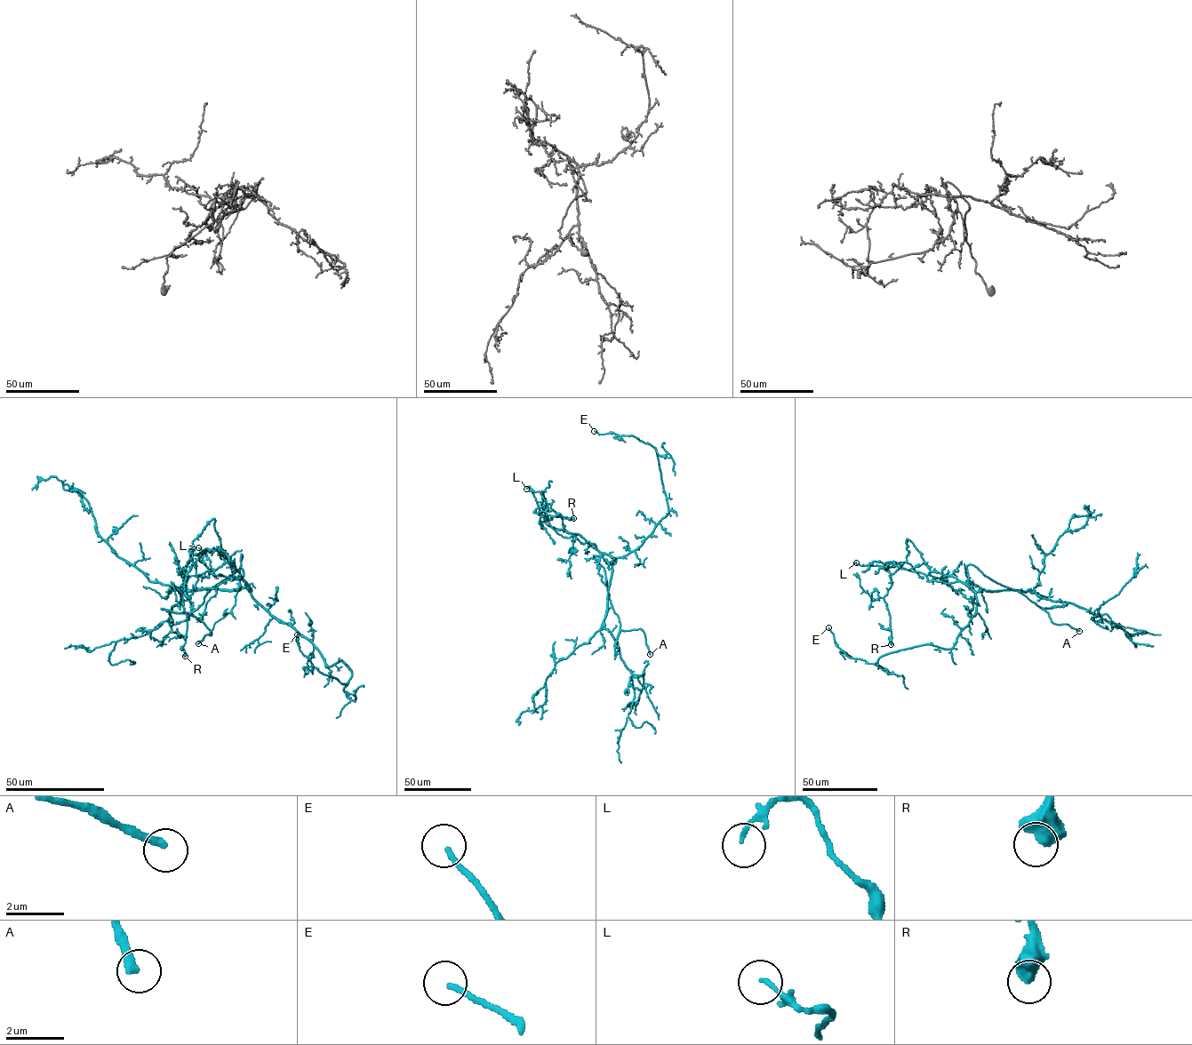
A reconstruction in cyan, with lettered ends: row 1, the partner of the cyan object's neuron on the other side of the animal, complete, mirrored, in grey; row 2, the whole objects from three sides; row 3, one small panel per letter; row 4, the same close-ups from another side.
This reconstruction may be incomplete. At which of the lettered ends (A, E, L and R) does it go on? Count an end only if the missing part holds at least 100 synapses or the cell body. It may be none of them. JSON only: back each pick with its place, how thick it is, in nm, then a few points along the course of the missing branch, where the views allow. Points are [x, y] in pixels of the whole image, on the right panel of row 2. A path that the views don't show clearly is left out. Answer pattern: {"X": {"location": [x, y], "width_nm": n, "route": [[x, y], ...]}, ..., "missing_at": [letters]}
{"A": {"location": [1079, 631], "width_nm": 280, "route": [[1079, 631], [1116, 641]]}, "missing_at": ["A"]}

